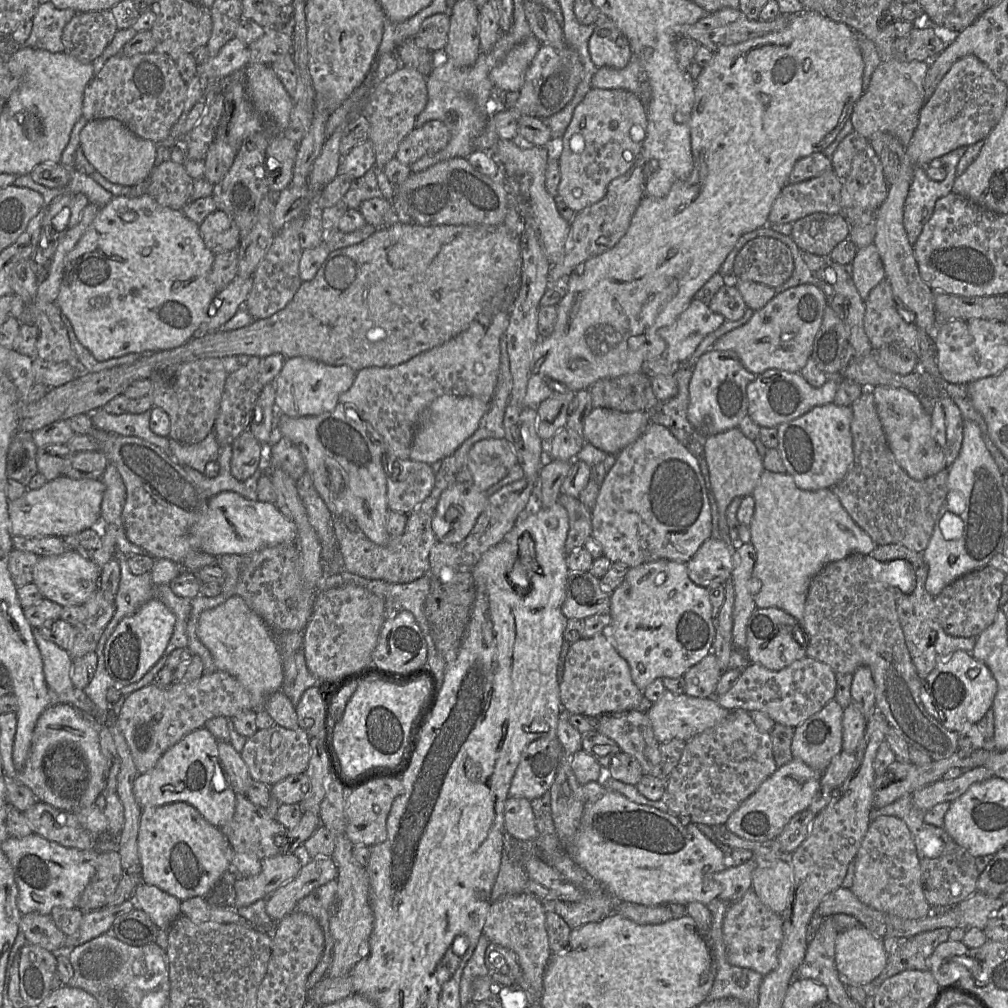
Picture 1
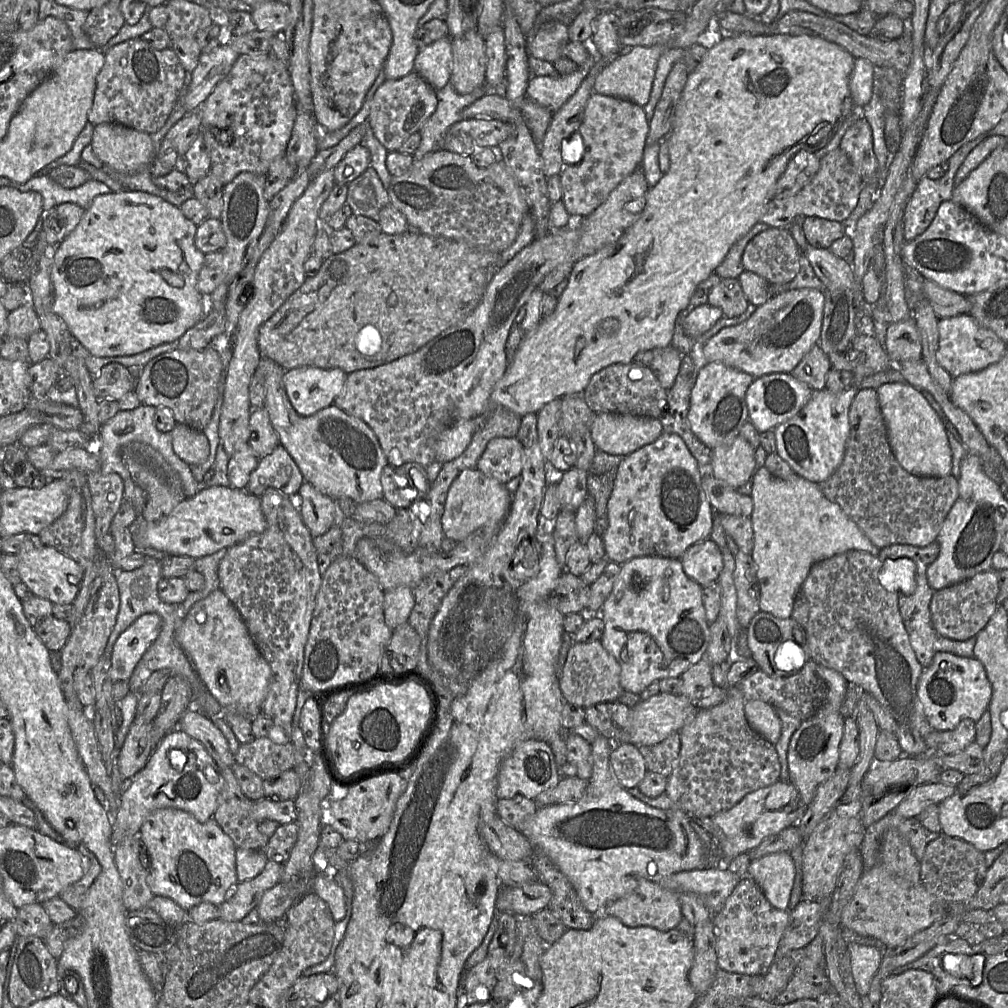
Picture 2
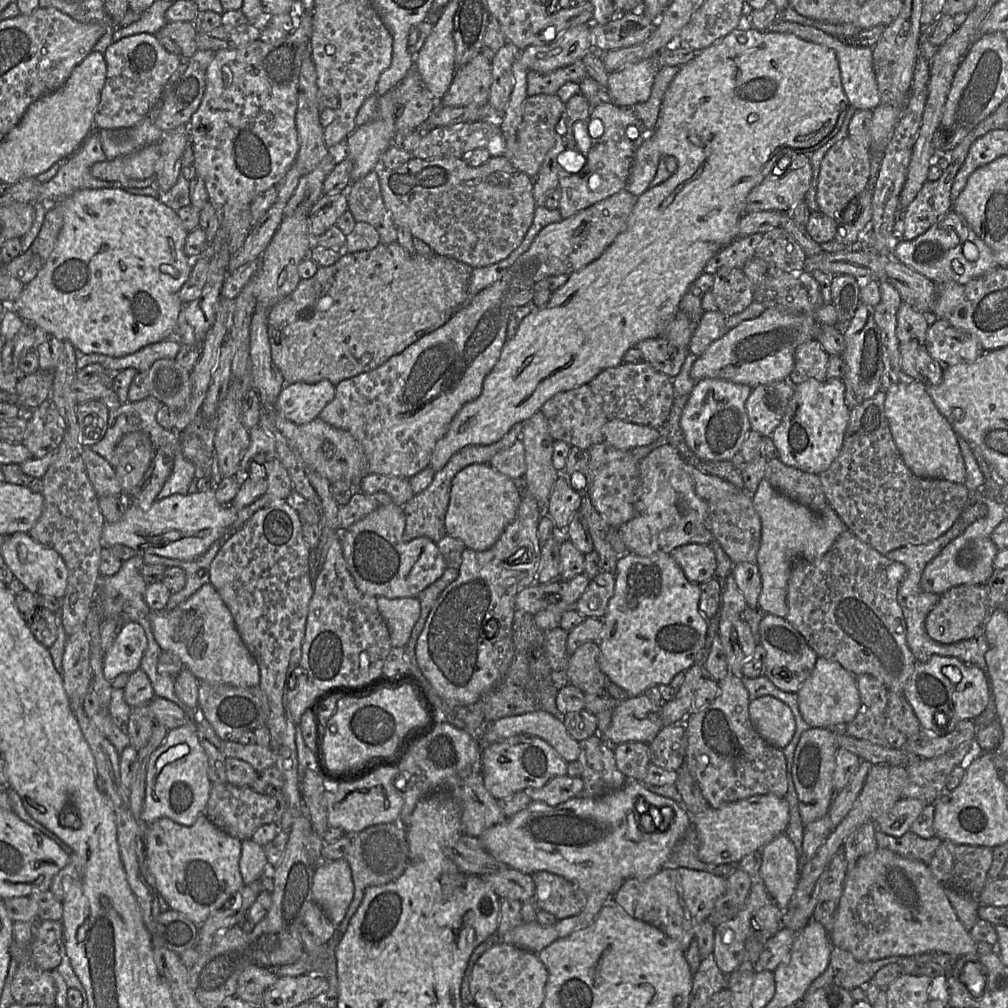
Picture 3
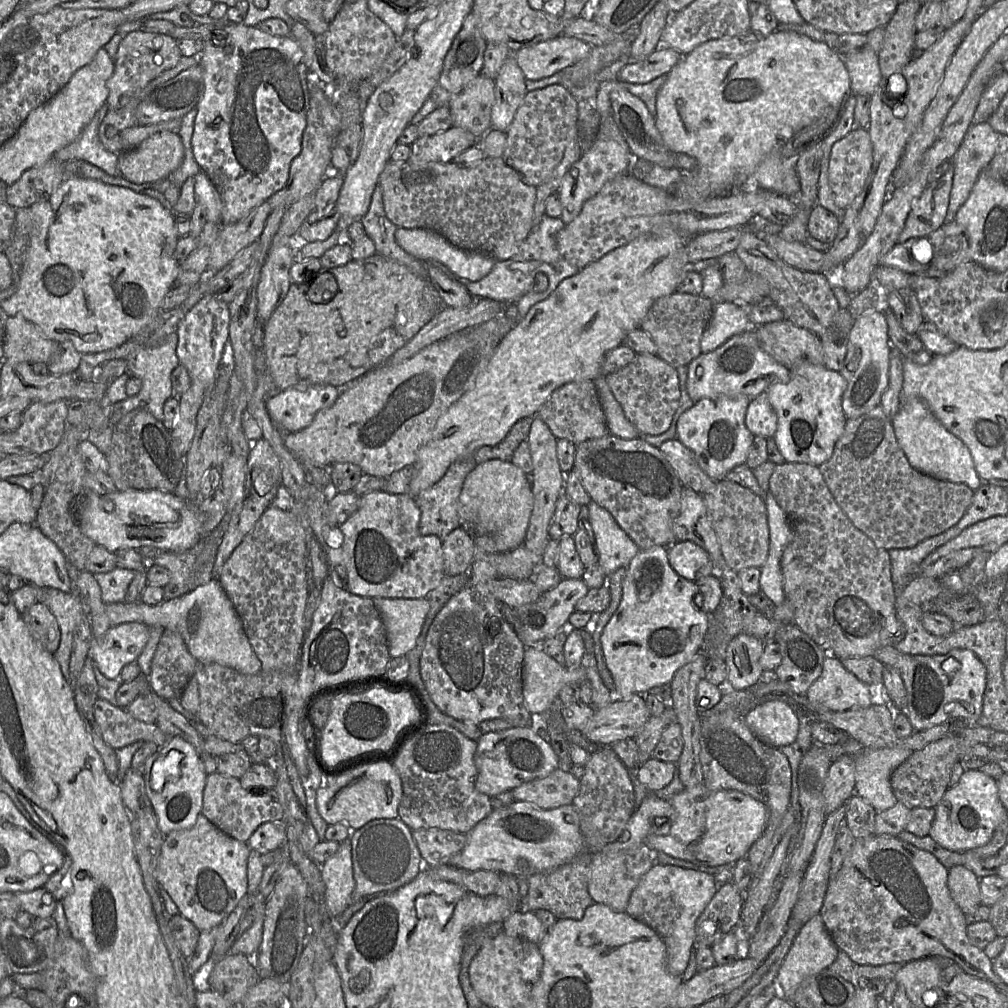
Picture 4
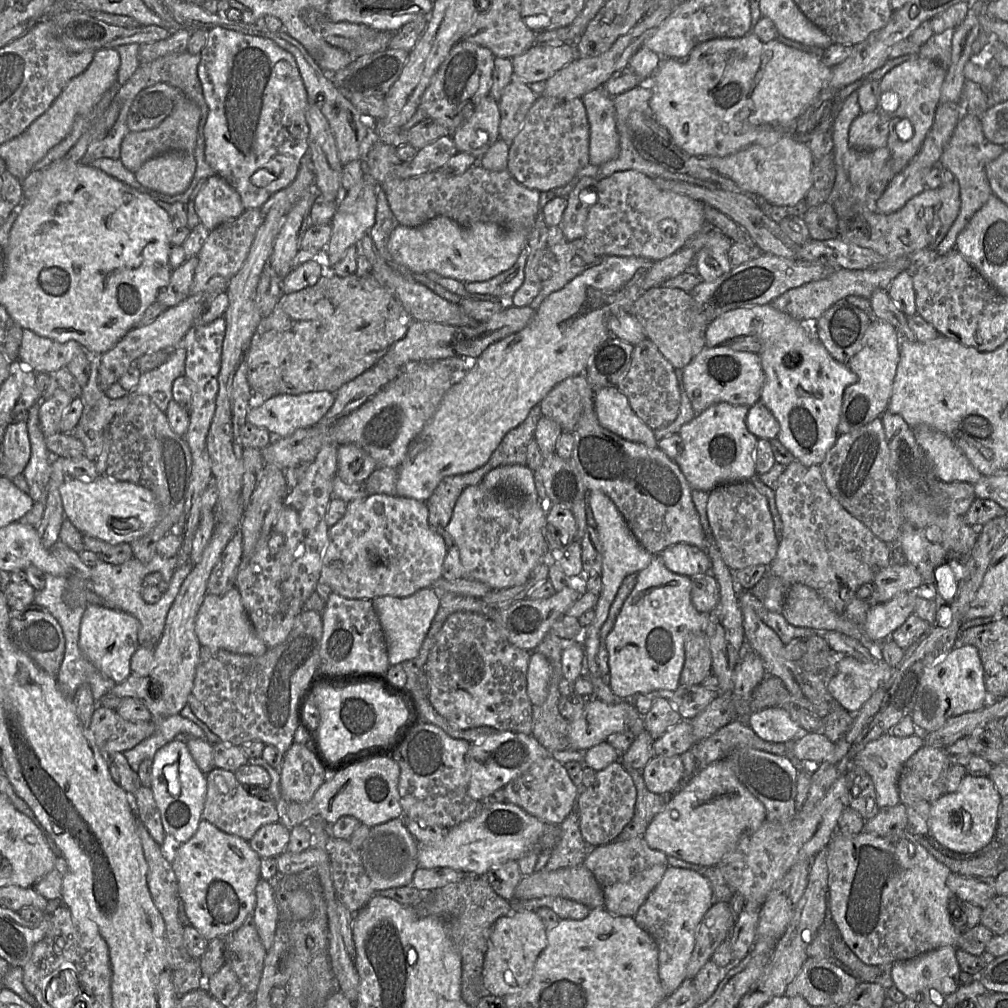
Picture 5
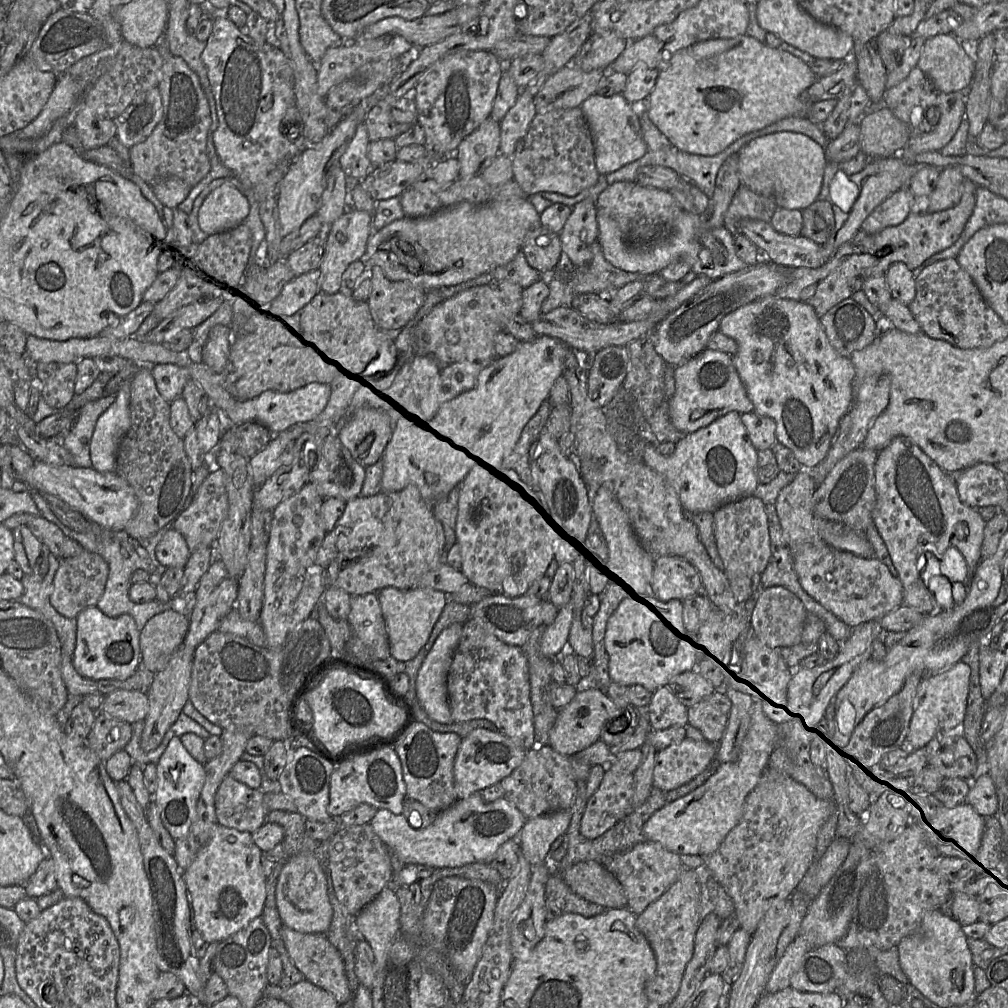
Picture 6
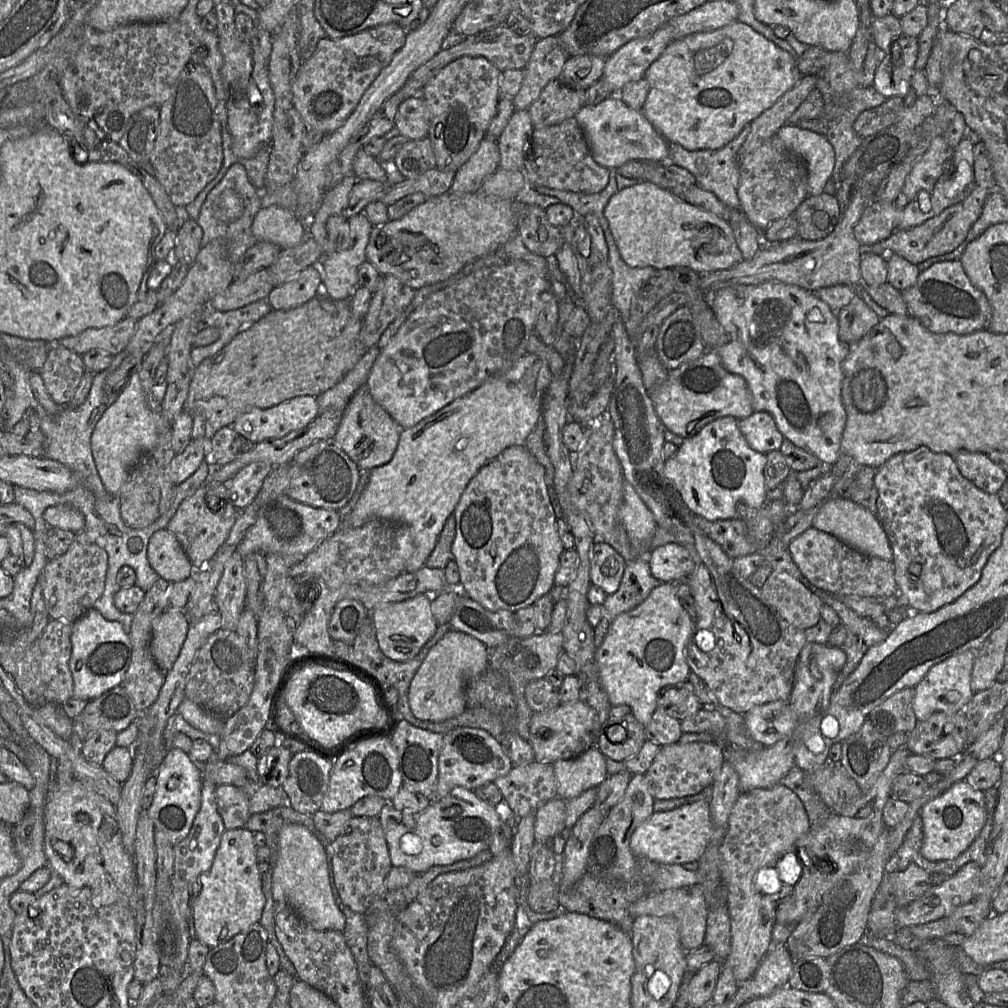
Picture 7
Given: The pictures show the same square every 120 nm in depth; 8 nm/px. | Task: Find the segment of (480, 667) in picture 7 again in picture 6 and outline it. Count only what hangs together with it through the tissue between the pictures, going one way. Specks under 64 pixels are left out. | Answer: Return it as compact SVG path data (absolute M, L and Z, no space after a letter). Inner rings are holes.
M455 623L440 633L416 678L416 696L419 704L432 720L441 724L453 723L446 682L462 628L463 624Z

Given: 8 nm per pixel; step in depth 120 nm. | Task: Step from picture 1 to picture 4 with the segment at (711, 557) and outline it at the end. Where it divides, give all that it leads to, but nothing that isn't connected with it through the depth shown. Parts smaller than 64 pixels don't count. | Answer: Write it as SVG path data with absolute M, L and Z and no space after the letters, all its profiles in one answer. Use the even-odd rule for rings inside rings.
M691 540L676 541L668 549L668 559L677 574L691 581L714 574L714 564L701 546Z

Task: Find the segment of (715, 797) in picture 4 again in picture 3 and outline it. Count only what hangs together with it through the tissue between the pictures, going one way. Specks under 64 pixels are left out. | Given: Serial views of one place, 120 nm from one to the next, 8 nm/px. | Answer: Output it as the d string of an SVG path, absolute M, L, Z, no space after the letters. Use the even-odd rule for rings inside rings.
M774 794L750 796L726 803L719 808L708 806L703 812L692 816L692 822L699 838L698 858L709 864L737 864L747 854L761 850L775 837L785 833L789 819L789 806L786 799Z

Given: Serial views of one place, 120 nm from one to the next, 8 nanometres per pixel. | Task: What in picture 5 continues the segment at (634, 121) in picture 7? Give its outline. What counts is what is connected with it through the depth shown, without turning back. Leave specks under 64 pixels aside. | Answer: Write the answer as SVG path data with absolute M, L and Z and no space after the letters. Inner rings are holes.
M602 89L587 92L581 100L589 123L589 163L600 167L619 152L613 97Z

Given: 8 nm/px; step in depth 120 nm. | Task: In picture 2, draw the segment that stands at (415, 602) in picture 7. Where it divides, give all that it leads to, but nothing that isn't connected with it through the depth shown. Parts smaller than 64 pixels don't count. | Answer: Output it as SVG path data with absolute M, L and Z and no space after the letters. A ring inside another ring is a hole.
M399 586L385 590L383 610L386 624L391 630L408 622L415 599L413 588Z

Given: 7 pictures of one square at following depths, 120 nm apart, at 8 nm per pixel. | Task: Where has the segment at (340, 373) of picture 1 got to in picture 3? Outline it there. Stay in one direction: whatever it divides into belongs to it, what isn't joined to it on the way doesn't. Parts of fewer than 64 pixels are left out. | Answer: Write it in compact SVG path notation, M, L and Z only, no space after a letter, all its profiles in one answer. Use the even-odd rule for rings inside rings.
M327 379L316 383L285 384L278 396L276 407L288 420L296 424L306 424L319 416L335 393L336 385Z

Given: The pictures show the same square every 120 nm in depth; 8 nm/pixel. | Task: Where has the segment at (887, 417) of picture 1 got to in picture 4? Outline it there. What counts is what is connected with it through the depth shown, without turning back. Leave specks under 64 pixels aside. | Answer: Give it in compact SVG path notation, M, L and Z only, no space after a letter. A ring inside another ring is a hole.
M919 399L900 402L898 412L891 419L895 438L909 464L917 471L936 479L963 483L975 491L982 483L968 448L934 417Z

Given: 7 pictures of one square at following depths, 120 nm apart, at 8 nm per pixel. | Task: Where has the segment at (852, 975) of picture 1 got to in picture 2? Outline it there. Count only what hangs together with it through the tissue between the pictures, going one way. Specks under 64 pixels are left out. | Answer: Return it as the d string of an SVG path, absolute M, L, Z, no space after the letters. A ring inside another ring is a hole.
M848 943L852 975L861 997L867 996L870 991L872 980L881 965L882 949L880 946Z

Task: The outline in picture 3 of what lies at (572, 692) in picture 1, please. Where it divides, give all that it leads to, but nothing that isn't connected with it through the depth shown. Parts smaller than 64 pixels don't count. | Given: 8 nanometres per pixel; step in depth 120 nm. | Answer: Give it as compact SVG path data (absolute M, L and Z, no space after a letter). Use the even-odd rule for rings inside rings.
M590 641L579 646L568 658L566 677L585 694L606 692L606 682L610 681L600 670L598 654L598 642Z

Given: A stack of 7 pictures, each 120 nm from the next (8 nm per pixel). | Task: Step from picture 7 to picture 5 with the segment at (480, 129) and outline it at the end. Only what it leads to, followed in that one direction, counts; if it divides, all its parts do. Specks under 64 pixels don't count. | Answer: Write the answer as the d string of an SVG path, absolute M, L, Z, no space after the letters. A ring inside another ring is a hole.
M461 39L432 77L421 97L419 108L452 134L471 114L475 103L489 94L494 59L495 56L488 48Z

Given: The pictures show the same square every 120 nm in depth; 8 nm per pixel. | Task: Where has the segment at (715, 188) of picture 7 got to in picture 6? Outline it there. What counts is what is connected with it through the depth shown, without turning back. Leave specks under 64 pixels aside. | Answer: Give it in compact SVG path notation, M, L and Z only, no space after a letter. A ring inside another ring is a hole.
M647 99L645 102L637 102L632 105L636 107L636 113L639 117L641 125L642 136L647 144L647 152L642 158L629 163L620 169L638 169L639 167L644 165L657 165L670 168L678 173L678 175L680 175L681 177L694 183L701 191L703 191L707 195L709 199L714 194L718 171L724 161L730 155L738 152L739 149L743 147L747 142L757 137L757 132L744 134L722 152L712 156L684 152L674 147L669 139L650 120L647 113Z

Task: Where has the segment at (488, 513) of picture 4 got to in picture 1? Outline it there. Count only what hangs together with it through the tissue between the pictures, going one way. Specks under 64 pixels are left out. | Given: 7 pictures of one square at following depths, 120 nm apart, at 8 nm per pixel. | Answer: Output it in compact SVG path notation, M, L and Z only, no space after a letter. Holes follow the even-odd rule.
M472 481L452 483L441 494L431 523L438 542L456 545L465 539L485 509L487 499Z

